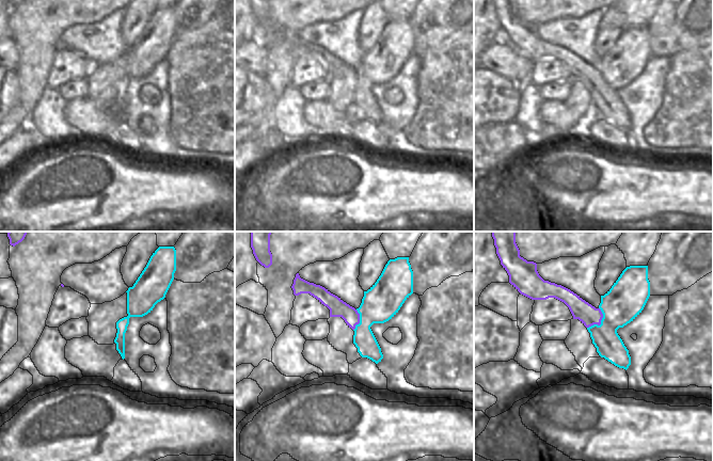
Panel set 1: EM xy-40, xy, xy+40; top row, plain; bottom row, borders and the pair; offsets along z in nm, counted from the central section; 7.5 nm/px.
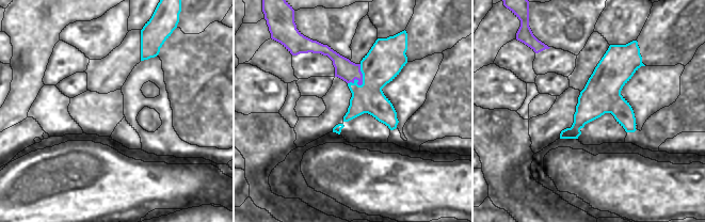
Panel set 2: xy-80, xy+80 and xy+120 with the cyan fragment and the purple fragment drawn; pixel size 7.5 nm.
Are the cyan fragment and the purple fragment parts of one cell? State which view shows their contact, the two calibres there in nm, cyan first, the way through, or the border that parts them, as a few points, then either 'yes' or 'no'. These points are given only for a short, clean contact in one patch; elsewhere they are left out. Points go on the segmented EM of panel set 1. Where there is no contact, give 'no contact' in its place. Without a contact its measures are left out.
meets cyan in xy+40; 280 nm thick on the cyan side, 150 nm on the other; border along xy+40 (599, 307), (602, 314), (601, 322), (587, 328); no

